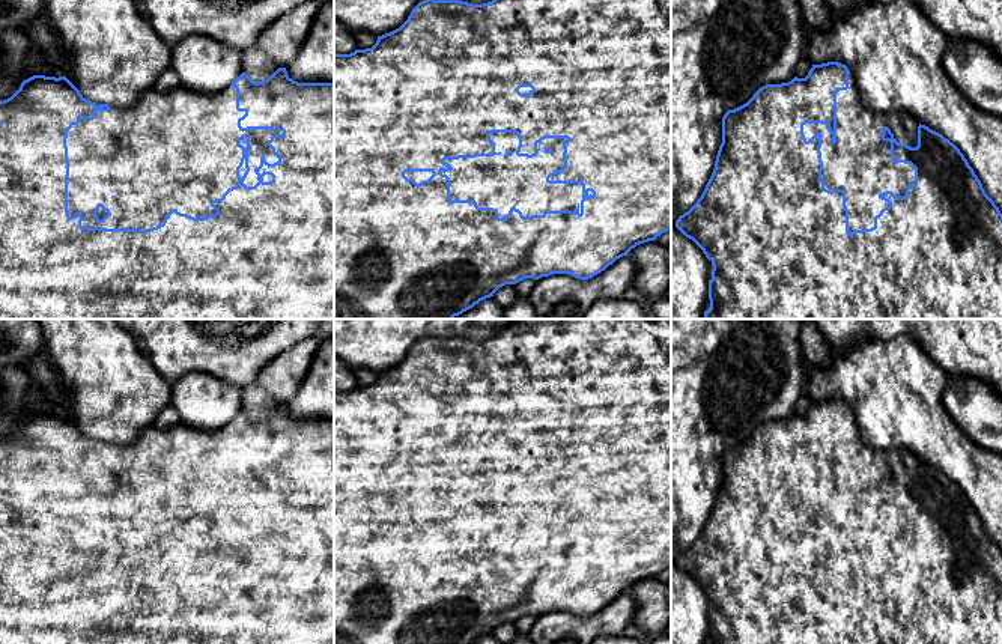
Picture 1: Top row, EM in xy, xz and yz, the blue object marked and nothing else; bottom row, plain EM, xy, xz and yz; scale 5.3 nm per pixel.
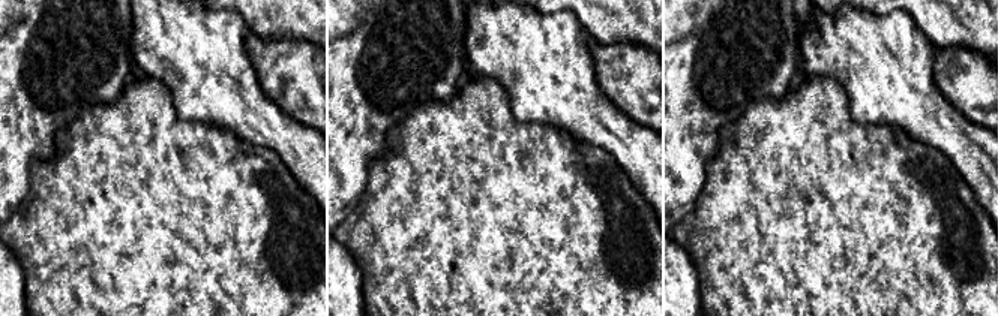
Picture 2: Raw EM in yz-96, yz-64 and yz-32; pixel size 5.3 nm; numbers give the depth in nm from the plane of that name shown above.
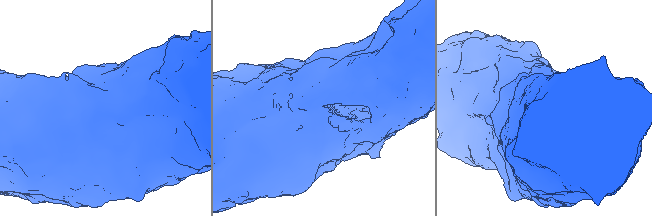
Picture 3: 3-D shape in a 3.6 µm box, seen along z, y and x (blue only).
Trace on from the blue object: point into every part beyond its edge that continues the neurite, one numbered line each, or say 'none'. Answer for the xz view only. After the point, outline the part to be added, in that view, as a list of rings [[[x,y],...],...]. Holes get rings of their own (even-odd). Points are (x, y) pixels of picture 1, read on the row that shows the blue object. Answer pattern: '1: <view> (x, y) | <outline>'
1: xz (501, 182) | [[[492,132],[495,143],[493,156],[475,156],[445,159],[453,167],[451,172],[441,172],[450,178],[450,197],[454,200],[475,200],[478,208],[493,208],[499,218],[506,218],[512,208],[524,217],[543,215],[545,211],[569,209],[581,214],[582,185],[581,184],[548,184],[546,176],[564,167],[563,143],[567,138],[545,138],[537,143],[539,153],[533,158],[518,156],[519,138],[516,132]]]

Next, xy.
1: xy (176, 149) | [[[181,84],[169,92],[158,92],[152,87],[138,96],[131,107],[119,108],[110,105],[108,111],[96,111],[93,120],[80,119],[80,123],[72,125],[68,131],[66,138],[69,217],[75,212],[81,214],[84,217],[83,227],[146,230],[162,224],[172,209],[194,218],[215,214],[217,211],[211,206],[211,202],[221,199],[229,188],[239,184],[236,167],[241,163],[242,149],[236,146],[236,141],[242,134],[250,137],[251,146],[248,152],[250,172],[244,181],[247,187],[254,187],[259,182],[254,169],[260,166],[262,155],[269,164],[278,161],[268,141],[272,135],[281,135],[283,131],[248,129],[242,132],[238,128],[238,119],[244,114],[245,111],[236,110],[235,87],[229,86],[217,93],[197,93]],[[98,203],[102,203],[111,212],[104,223],[98,223],[92,217]]]

